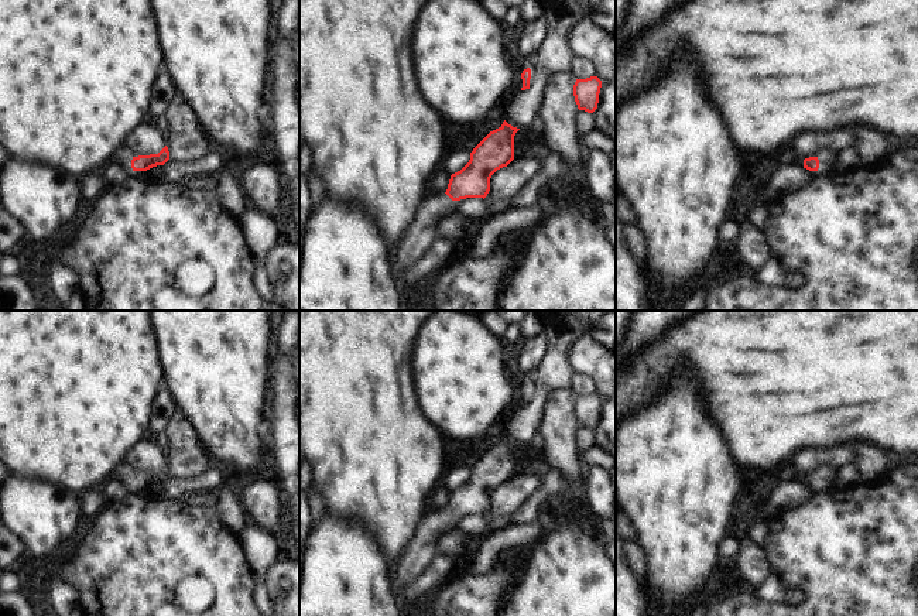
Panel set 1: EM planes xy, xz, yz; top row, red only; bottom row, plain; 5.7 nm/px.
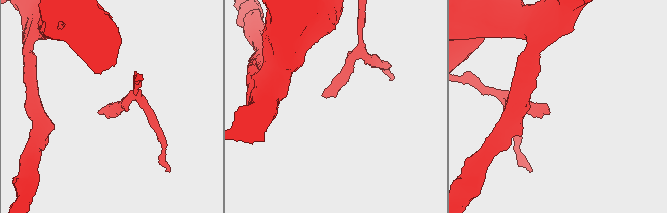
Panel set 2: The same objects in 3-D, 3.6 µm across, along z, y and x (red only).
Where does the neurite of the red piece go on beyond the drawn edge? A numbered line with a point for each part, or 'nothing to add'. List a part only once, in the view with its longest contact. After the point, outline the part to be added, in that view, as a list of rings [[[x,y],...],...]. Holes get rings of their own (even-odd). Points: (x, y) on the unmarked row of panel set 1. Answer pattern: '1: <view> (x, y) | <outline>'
1: xy (122, 472) | [[[120,463],[114,468],[114,472],[113,472],[112,478],[117,479],[117,480],[121,480],[123,485],[127,485],[133,489],[131,476],[133,476],[131,470],[127,466],[124,466],[123,463]]]

